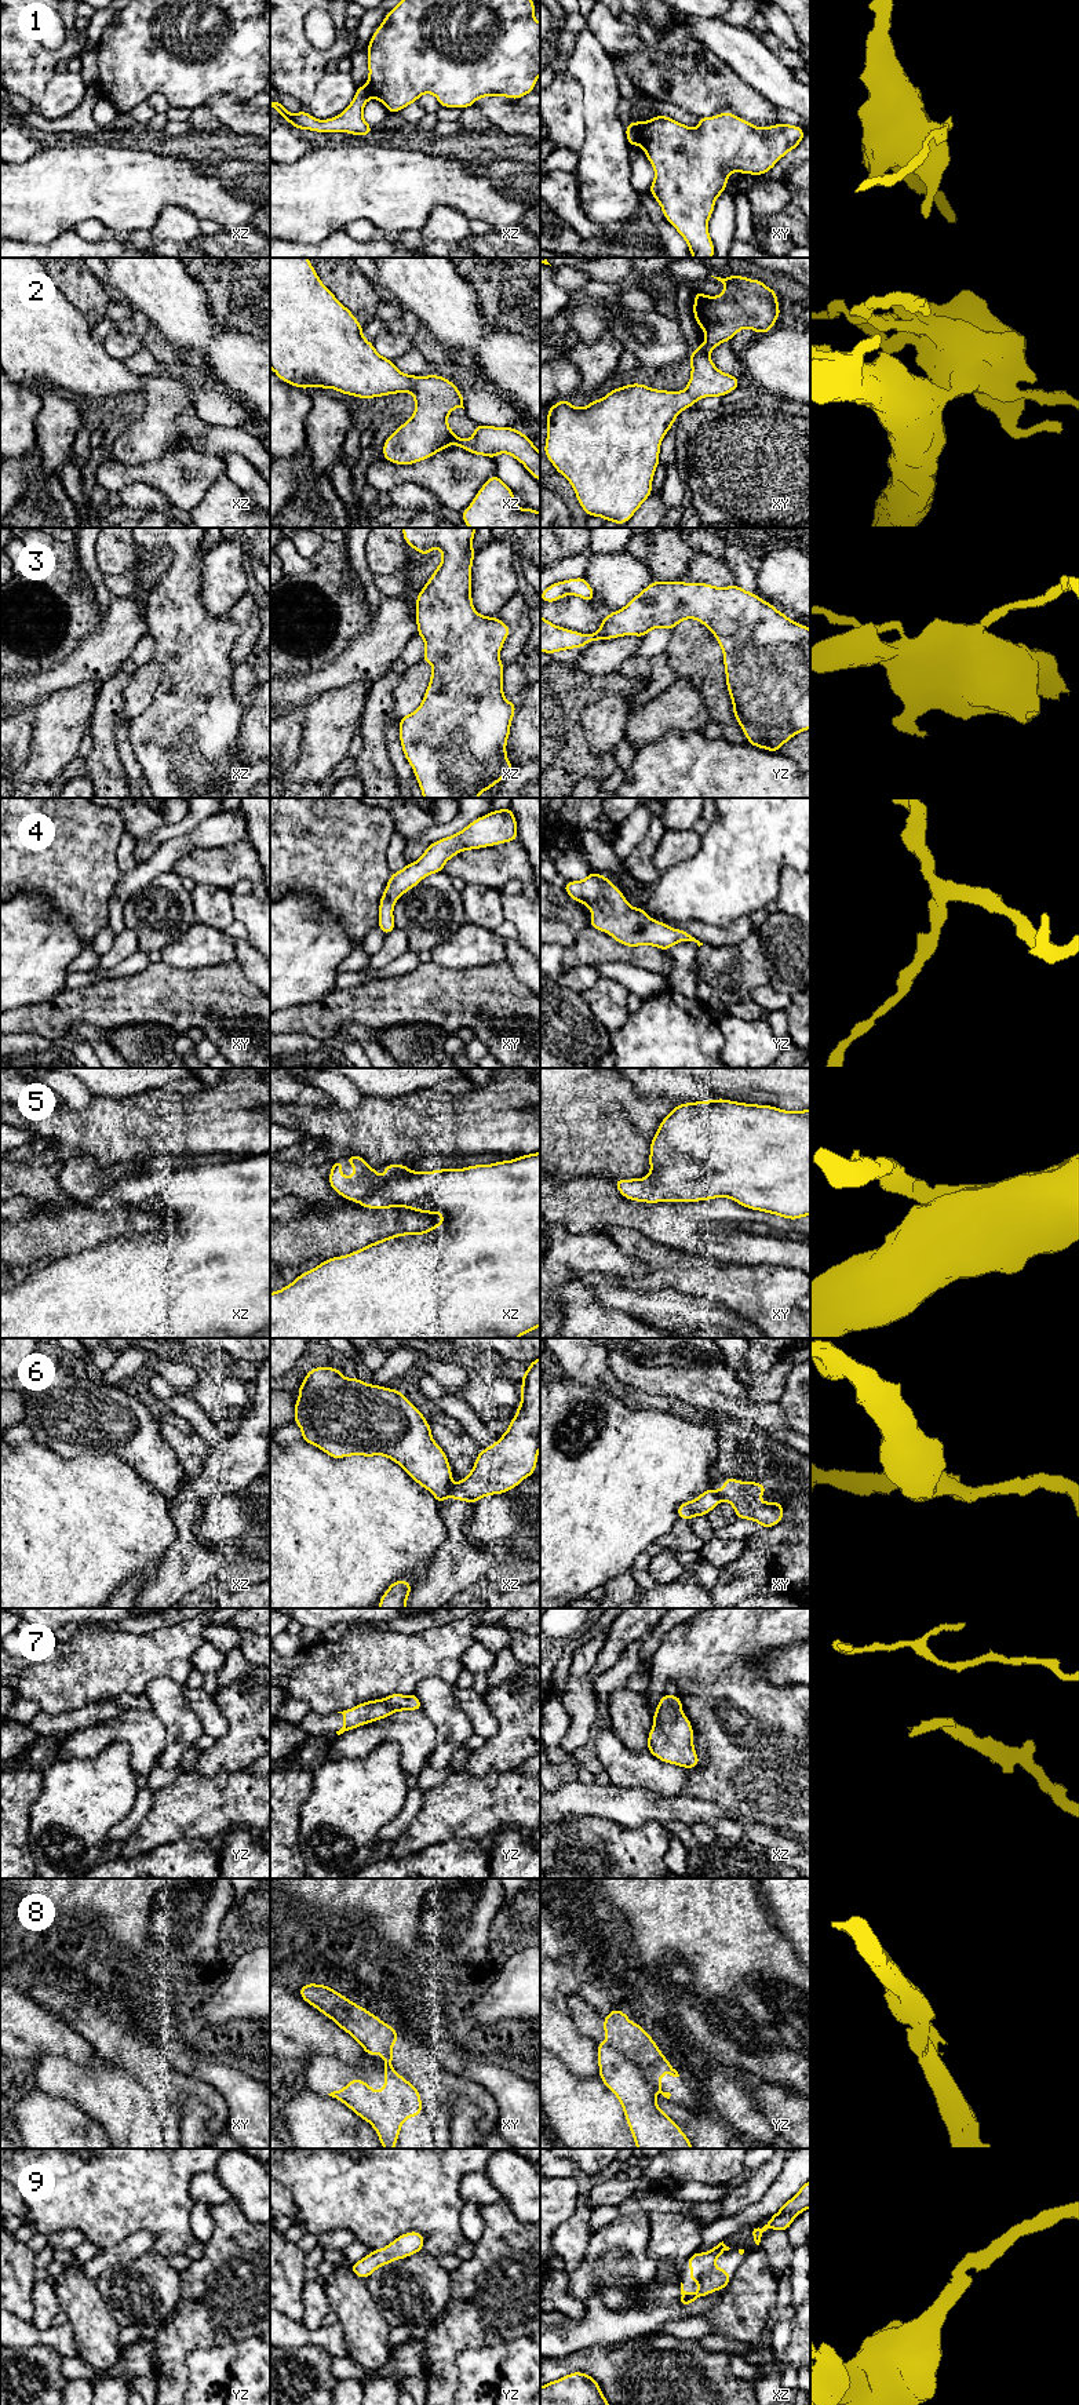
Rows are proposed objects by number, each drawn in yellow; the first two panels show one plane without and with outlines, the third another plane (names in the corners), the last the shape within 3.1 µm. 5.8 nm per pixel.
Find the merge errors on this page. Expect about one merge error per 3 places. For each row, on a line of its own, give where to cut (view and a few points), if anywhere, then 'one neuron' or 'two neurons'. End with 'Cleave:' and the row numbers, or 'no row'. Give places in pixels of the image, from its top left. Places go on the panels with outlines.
1: cut in xy along (638, 123), (640, 144); two neurons
2: no cut; one neuron
3: no cut; one neuron
4: no cut; one neuron
5: no cut; one neuron
6: cut in xz along (452, 1485), (445, 1496); two neurons
7: no cut; one neuron
8: cut in yz along (623, 2052), (655, 2091); two neurons
9: no cut; one neuron
Cleave: 1, 6, 8

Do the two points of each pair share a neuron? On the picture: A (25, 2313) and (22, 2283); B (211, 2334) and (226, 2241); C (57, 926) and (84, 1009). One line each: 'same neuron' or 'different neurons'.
A: same neuron
B: same neuron
C: different neurons

